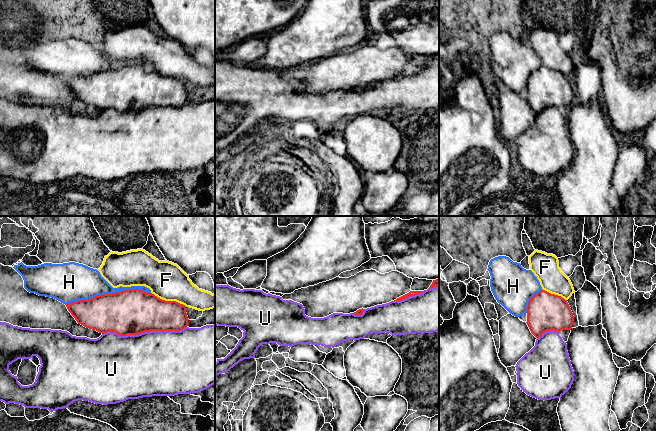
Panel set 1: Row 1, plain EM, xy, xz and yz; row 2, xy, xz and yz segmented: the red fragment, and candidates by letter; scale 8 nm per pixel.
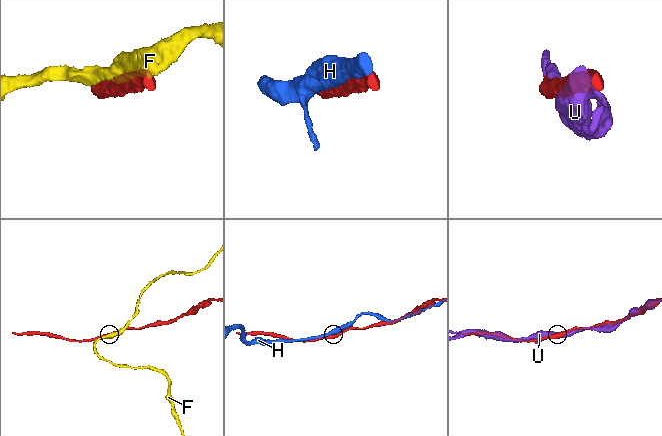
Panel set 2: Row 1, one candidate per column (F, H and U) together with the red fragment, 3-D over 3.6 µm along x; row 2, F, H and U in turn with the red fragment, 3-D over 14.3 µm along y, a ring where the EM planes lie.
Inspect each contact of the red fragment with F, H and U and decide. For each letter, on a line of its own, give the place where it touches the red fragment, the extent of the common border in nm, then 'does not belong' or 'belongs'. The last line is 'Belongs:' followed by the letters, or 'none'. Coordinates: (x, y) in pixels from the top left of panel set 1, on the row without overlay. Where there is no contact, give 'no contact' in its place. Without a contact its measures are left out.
F: meets red in xy at (169, 77); contact 300 nm long; does not belong
H: meets red in xy at (107, 70); contact 700 nm long; does not belong
U: meets red in xy at (144, 107); contact 700 nm long; belongs
Belongs: U

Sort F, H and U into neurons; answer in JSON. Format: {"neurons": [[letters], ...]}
{"neurons": [["F"], ["H"], ["U"]]}

